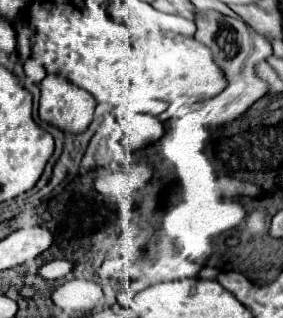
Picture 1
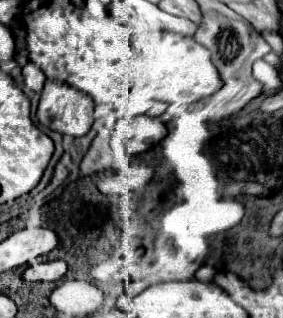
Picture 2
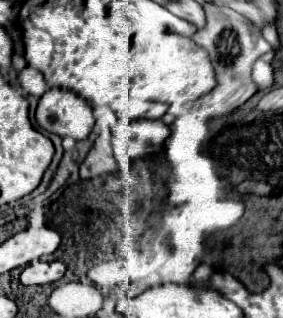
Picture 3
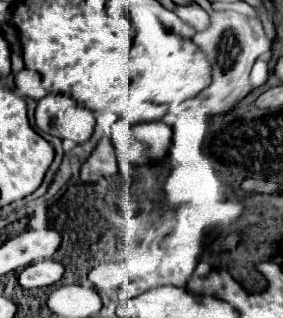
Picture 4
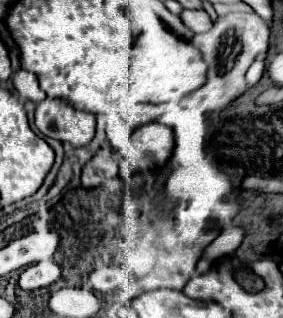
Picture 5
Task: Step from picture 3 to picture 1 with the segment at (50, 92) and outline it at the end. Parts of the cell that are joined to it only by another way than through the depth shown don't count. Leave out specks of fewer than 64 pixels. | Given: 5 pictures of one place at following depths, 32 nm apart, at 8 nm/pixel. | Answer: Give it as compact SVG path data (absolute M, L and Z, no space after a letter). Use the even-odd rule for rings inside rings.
M48 74L40 82L40 90L42 98L38 114L44 122L74 134L88 128L96 108L96 100L90 92L76 88L70 80L58 74Z

